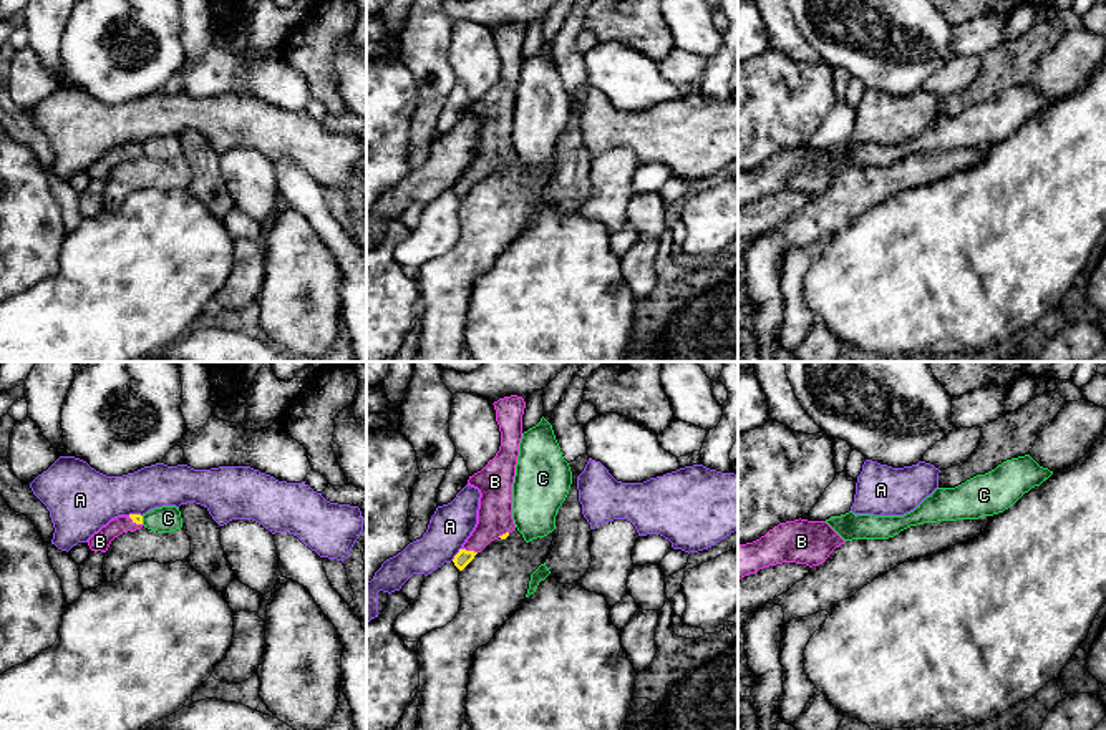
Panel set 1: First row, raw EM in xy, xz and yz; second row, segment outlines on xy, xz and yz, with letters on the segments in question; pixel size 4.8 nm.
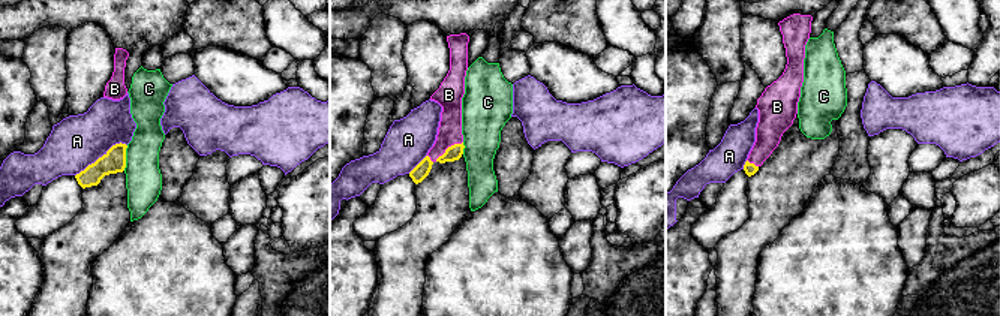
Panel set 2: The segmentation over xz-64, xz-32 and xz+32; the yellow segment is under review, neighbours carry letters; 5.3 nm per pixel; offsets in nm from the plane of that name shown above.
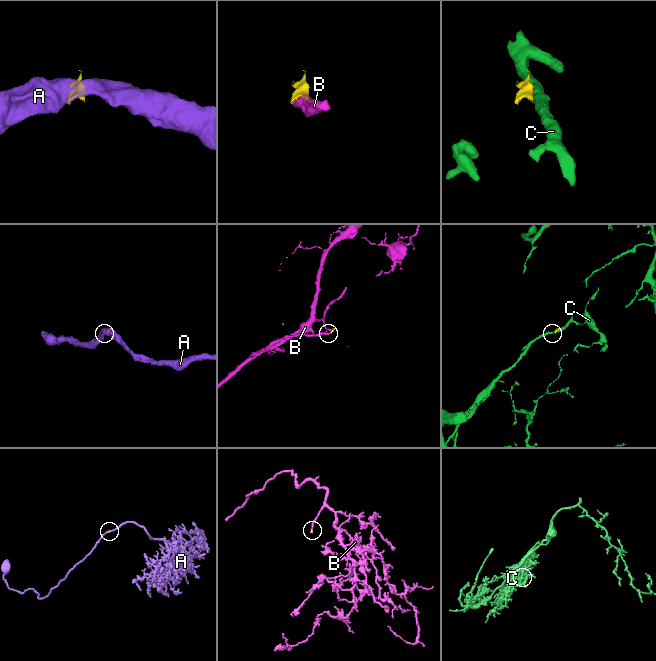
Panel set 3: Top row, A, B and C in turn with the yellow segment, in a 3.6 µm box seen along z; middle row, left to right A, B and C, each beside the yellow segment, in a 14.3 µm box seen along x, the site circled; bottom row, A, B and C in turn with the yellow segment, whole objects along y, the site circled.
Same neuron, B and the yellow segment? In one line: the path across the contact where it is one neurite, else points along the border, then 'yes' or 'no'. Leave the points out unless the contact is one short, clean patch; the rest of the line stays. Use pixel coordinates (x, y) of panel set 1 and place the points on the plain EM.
across xz (463, 186), (470, 180), (493, 151), (494, 145) | yes

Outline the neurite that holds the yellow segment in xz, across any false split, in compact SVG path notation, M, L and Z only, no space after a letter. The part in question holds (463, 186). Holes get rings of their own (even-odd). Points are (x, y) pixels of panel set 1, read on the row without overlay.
M511 23L492 32L501 60L499 80L488 93L469 105L468 113L479 118L478 153L454 184L454 194L463 199L491 169L506 168L516 156L512 148L512 111L522 66L526 30Z

